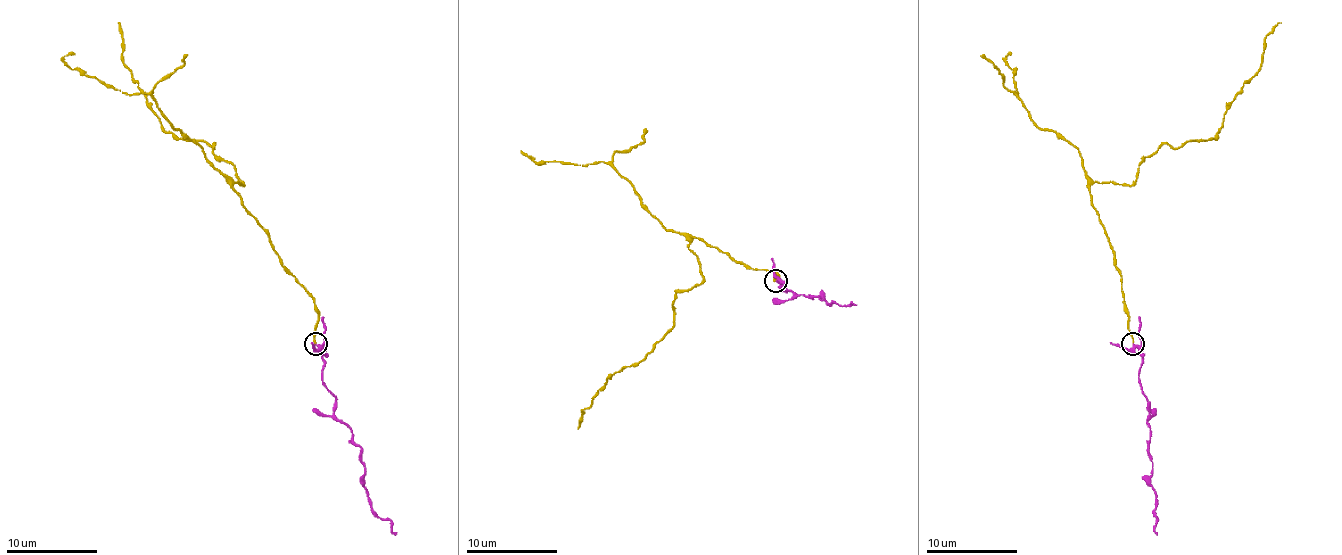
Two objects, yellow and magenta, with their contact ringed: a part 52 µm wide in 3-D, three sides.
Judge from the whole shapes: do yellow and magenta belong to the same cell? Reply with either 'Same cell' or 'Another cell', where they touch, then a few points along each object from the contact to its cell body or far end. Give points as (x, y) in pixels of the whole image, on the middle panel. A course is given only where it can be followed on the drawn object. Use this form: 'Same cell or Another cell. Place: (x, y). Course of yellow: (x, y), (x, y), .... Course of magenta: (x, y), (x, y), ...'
Another cell. Place: (776, 281). Course of yellow: (776, 281), (692, 238), (703, 279), (676, 295), (674, 327), (615, 372), (578, 429). Course of magenta: (776, 281), (794, 297), (824, 297), (828, 304), (835, 302), (840, 306), (851, 302), (856, 304)

